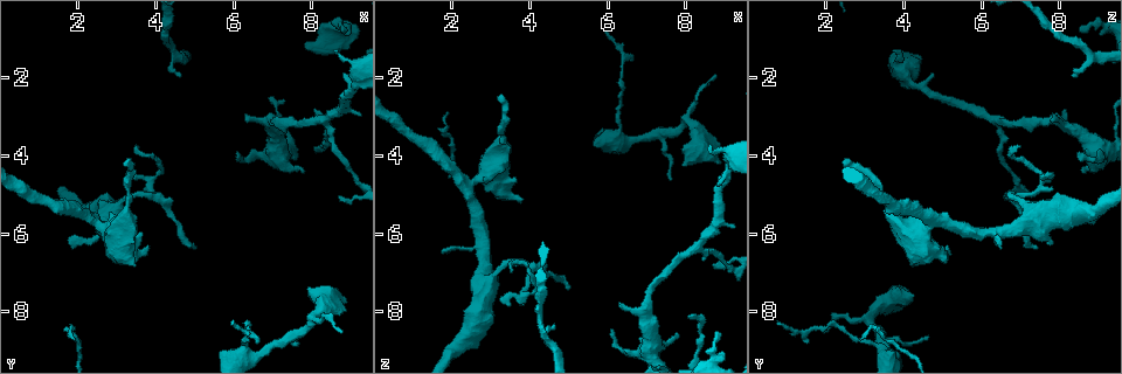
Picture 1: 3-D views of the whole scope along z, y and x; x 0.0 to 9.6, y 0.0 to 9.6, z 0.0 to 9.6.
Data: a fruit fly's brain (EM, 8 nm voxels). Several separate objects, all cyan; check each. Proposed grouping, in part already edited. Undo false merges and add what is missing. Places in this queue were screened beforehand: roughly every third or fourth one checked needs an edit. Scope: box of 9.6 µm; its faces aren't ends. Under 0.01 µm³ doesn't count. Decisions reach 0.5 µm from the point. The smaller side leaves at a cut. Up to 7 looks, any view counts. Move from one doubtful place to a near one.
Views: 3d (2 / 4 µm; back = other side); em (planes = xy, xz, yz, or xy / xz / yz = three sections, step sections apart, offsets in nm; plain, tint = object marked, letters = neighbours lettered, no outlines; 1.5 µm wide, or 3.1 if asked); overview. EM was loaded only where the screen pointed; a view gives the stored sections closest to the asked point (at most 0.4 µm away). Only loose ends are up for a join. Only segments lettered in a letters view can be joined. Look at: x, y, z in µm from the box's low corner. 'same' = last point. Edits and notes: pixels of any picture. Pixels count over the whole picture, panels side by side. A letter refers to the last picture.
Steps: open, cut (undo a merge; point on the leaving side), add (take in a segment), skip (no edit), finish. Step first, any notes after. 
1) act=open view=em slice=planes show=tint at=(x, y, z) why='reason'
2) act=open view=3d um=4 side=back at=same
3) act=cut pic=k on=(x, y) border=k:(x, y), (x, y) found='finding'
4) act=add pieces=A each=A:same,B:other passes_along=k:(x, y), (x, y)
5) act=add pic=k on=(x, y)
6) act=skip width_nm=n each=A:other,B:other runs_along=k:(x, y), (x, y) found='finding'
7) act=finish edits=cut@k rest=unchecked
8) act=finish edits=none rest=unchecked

act=open view=em slice=planes show=letters at=(8.85, 1.90, 4.70) why='an open end'

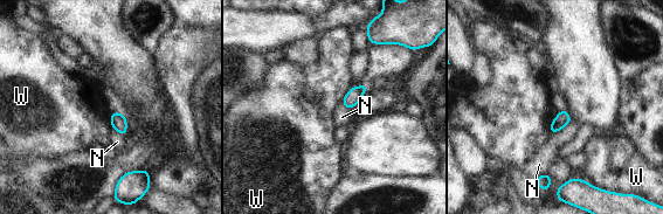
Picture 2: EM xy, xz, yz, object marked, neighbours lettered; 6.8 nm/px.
act=skip each=N:other,W:other border=2:(112, 111), (110, 116), (111, 129) found='none of them fits'

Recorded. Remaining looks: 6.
act=open view=em slice=yz step=4 show=tint at=(7.00, 3.05, 7.90) why='arms part here'

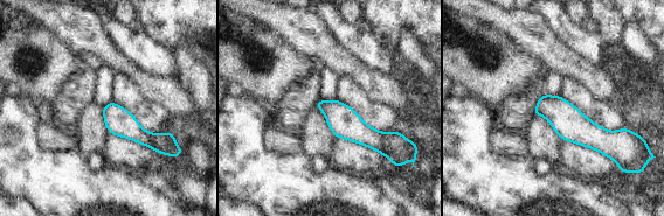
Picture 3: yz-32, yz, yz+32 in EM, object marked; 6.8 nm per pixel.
act=open view=em slice=planes show=letters at=same why='another direction'

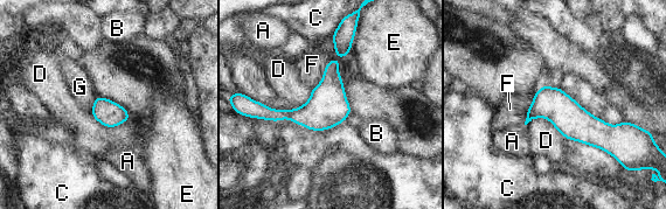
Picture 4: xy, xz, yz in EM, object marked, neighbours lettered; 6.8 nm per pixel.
act=skip width_nm=180 each=A:other,B:other,C:other,D:other,E:other,F:other,G:other border=4:(90, 113), (109, 127), (130, 119) found='all the same neuron'

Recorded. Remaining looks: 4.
act=open view=3d um=4 side=back at=(4.65, 2.00, 8.30) why='branch stops here'

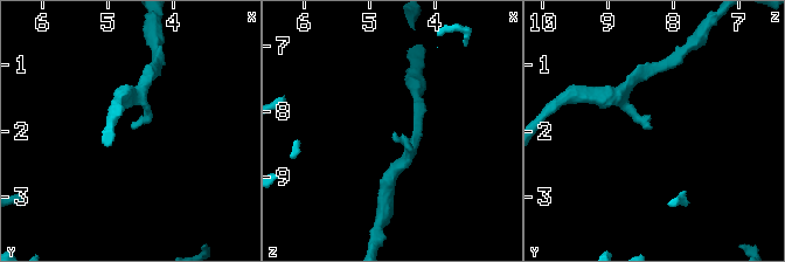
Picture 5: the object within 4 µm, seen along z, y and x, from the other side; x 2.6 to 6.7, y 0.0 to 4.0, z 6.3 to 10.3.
act=open view=em slice=planes show=tint at=(4.60, 1.95, 8.35) why='shape alone is not enough'

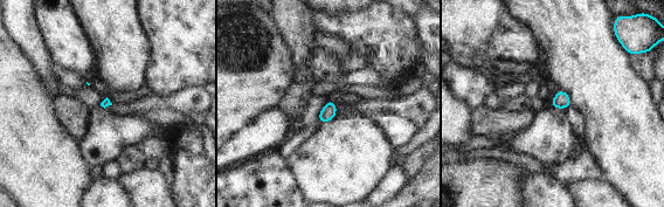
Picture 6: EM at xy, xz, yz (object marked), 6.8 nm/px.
act=open view=em slice=planes show=letters at=same

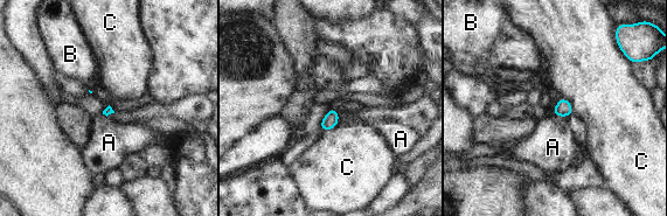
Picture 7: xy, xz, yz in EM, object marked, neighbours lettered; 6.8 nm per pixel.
act=skip each=A:other,B:other,C:other border=7:(555, 116), (565, 117) found='none of them fits'

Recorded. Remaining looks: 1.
act=finish edits=none rest=unchecked

